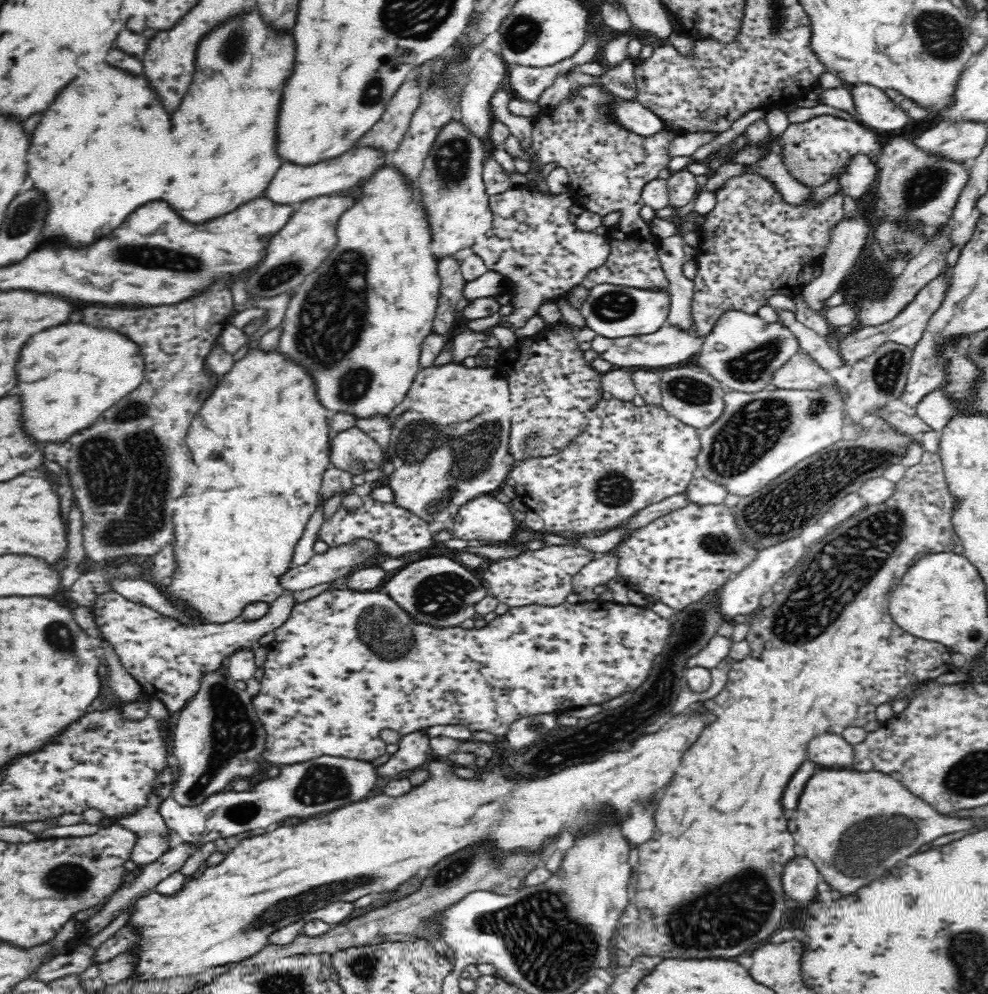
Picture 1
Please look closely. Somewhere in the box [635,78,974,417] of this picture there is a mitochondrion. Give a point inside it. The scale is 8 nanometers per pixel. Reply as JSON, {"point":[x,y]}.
{"point":[750,365]}

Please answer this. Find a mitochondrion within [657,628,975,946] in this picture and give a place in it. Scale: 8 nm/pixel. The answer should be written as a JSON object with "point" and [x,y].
{"point":[867,843]}

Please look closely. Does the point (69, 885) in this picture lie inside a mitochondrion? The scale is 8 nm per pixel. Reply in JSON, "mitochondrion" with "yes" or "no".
{"mitochondrion":"yes"}

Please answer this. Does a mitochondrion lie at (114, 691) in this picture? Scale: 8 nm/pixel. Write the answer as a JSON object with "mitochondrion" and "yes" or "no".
{"mitochondrion":"no"}

